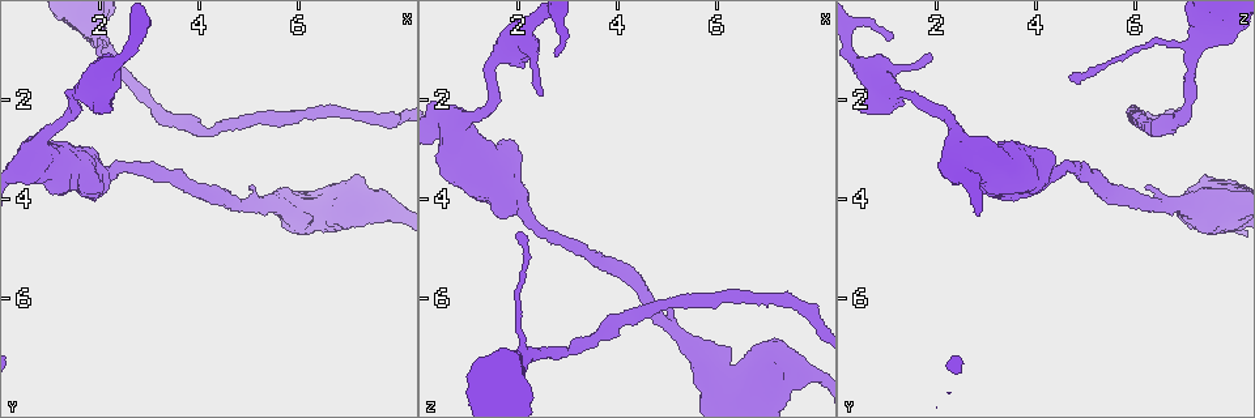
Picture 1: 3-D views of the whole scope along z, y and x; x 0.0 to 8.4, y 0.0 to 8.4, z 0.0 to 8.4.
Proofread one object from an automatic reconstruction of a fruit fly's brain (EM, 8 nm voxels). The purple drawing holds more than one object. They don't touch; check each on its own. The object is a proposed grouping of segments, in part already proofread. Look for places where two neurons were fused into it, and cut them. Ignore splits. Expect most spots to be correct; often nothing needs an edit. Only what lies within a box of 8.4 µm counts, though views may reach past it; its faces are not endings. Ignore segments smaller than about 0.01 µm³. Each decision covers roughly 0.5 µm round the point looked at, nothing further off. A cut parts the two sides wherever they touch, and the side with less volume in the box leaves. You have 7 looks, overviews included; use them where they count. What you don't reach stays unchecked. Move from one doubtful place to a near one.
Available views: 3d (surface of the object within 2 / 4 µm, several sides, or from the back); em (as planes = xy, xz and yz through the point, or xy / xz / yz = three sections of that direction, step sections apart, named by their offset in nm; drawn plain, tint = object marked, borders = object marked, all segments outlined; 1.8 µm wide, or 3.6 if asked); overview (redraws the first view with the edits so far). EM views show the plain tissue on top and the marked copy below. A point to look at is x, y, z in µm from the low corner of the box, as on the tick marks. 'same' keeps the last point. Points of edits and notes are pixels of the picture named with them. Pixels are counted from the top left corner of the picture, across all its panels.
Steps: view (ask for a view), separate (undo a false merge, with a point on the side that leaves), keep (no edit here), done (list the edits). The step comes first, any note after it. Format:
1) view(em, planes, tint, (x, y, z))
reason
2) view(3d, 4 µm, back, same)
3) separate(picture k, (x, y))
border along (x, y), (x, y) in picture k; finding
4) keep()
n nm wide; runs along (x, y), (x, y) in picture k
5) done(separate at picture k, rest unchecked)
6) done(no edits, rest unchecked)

view(em, 3.6 µm, planes, tint, (0.85, 2.95, 2.50))
sudden change in width

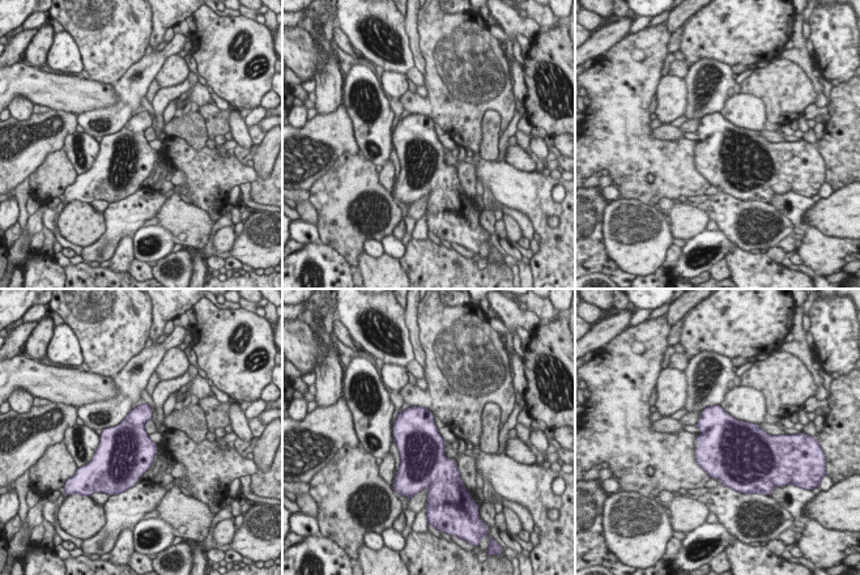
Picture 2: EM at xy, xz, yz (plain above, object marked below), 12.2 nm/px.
keep()
550 nm wide; one neuron here

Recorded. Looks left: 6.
view(3d, 4 µm, back, (1.80, 1.70, 0.95))
thick turns thin

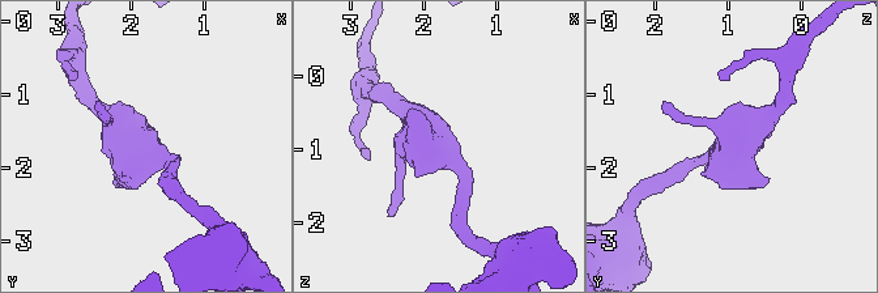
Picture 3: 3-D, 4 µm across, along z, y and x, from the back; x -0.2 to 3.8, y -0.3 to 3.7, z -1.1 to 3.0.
view(em, 3.6 µm, planes, tint, (1.85, 1.70, 0.95))
now the EM

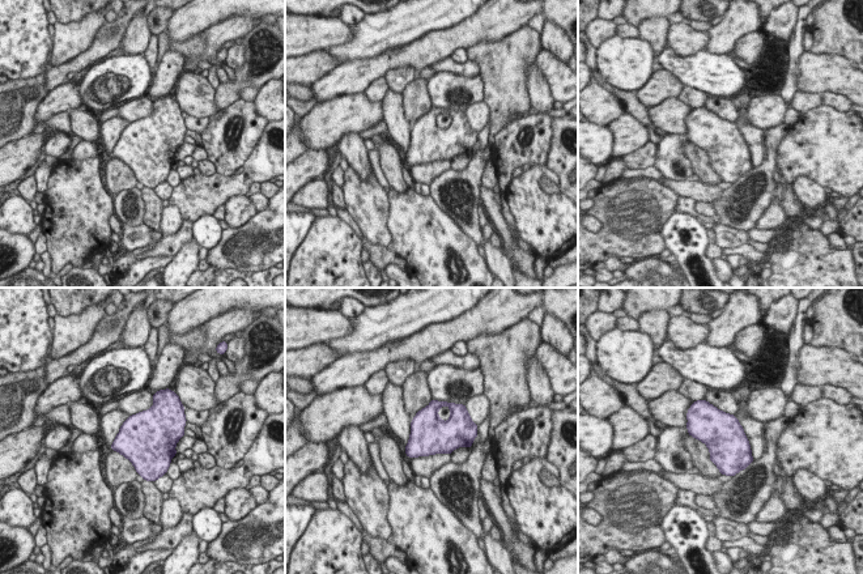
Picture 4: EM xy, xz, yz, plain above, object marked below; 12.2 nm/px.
keep()
one neuron here

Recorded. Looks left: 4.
view(3d, 2 µm, (2.15, 1.00, 7.15))
branch point

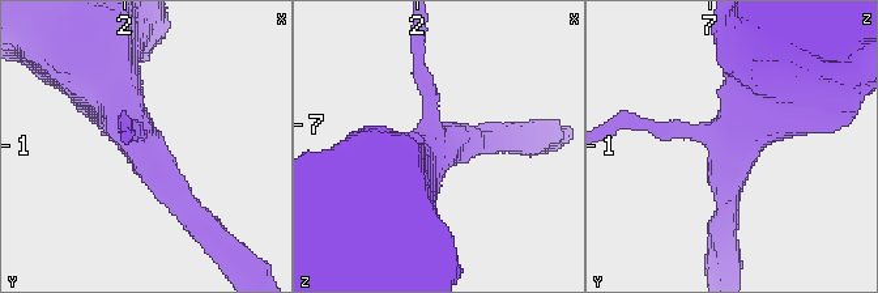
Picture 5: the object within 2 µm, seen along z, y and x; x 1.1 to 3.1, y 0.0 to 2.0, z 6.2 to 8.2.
view(em, planes, tint, (2.12, 1.00, 7.18))
3 arms; now the EM

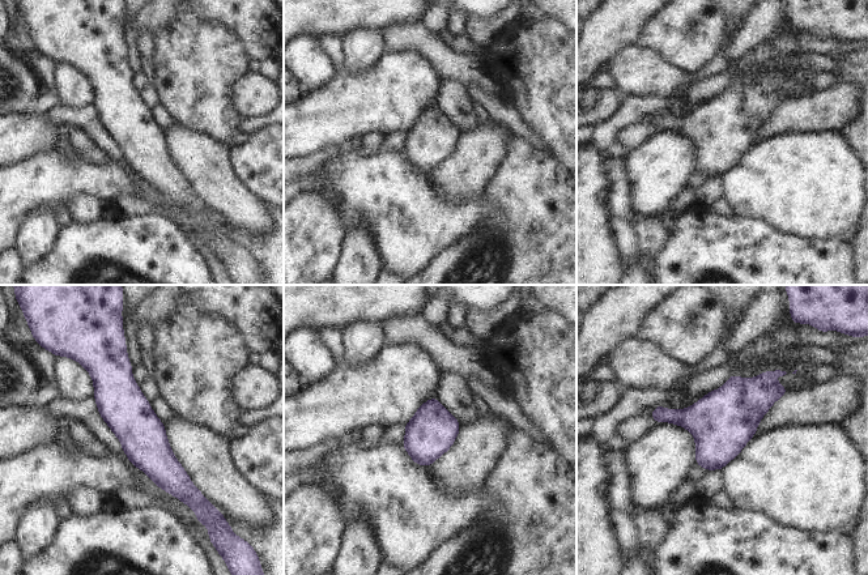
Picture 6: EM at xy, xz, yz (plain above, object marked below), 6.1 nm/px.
keep()
280 nm wide; all the same neuron

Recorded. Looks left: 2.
done(no edits, rest unchecked)

